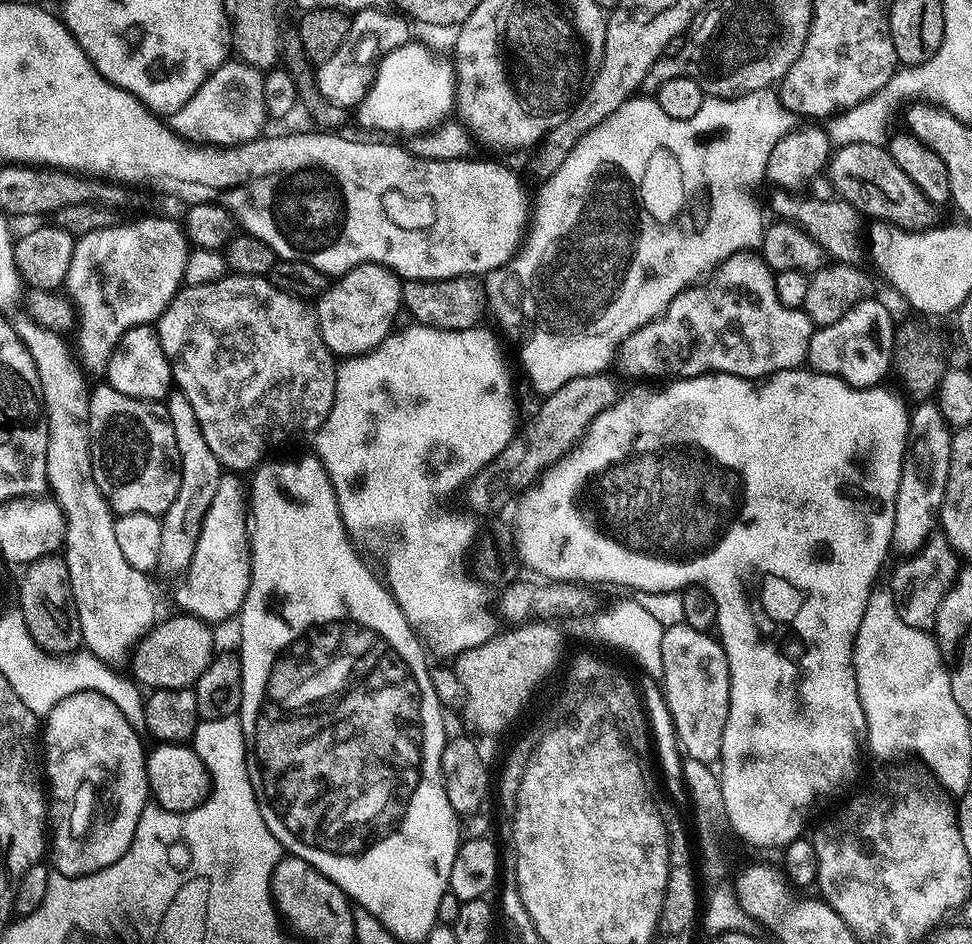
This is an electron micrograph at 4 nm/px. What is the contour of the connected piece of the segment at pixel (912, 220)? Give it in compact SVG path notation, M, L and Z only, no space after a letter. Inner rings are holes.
M842 144L831 153L826 169L832 175L832 184L836 187L835 195L848 200L865 217L873 216L876 220L889 220L889 225L905 230L916 230L920 224L920 187L911 180L894 162L887 147L878 144Z

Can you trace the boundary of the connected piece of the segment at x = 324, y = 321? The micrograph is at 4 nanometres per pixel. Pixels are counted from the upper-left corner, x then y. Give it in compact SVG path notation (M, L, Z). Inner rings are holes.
M359 264L333 279L314 304L322 342L337 358L362 356L377 348L389 333L396 315L402 312L404 284L396 273L381 264Z

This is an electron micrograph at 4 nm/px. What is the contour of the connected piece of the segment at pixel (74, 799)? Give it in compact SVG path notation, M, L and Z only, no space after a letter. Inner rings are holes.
M69 692L50 710L50 714L42 724L42 768L46 773L46 788L50 793L50 860L55 871L64 876L85 876L94 874L106 866L116 864L122 854L130 846L134 838L134 830L138 826L138 818L142 818L142 810L150 802L148 790L148 761L146 759L146 747L140 741L134 725L128 721L127 711L124 708L114 706L110 698L106 698L97 692Z

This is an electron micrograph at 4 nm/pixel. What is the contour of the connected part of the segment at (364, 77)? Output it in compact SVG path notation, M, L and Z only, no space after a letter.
M377 6L355 13L351 17L352 25L342 46L338 46L338 50L325 64L315 69L319 90L338 107L352 110L361 104L364 95L372 88L372 79L376 77L376 63L380 57L409 43L409 21L395 11L383 12L382 8Z

